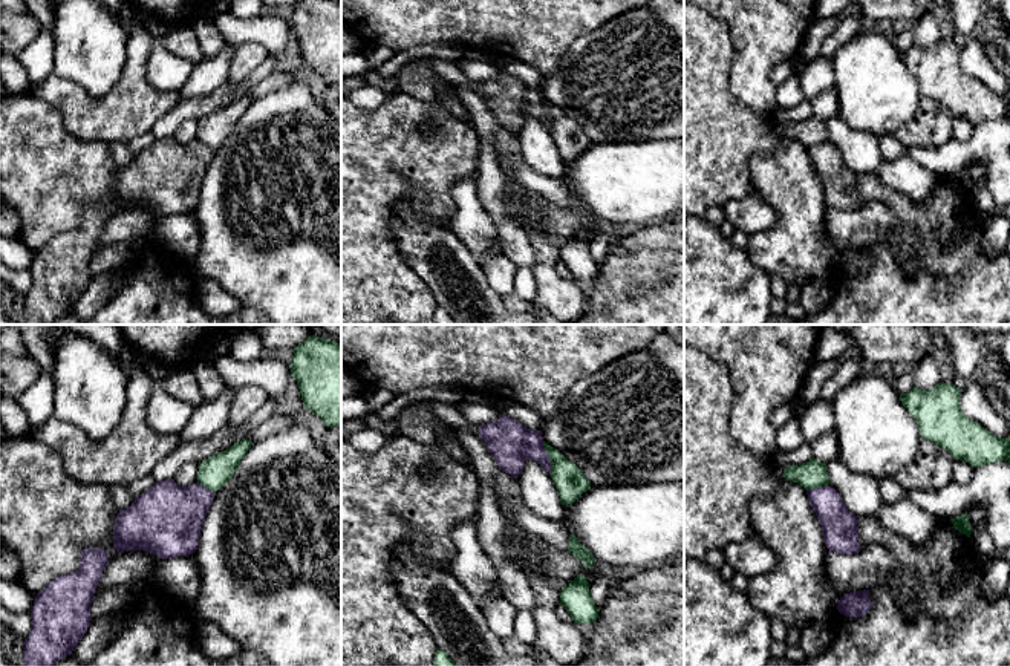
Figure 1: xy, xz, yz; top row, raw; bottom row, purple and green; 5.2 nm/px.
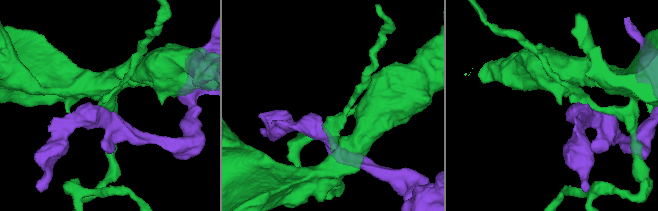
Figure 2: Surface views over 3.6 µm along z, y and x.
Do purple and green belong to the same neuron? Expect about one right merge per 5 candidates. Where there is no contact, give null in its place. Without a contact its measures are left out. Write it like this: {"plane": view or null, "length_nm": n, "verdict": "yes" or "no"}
{"plane": "xz", "length_nm": 180, "verdict": "yes"}

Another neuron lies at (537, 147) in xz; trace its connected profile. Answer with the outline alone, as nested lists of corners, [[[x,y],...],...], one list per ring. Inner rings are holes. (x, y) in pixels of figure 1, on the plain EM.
[[[525,116],[522,130],[516,135],[525,162],[540,175],[562,179],[565,162],[560,158],[551,130],[539,119]]]

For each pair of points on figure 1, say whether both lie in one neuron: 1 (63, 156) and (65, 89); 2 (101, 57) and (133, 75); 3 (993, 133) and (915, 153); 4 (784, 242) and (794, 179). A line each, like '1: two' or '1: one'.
1: two
2: two
3: one
4: one

